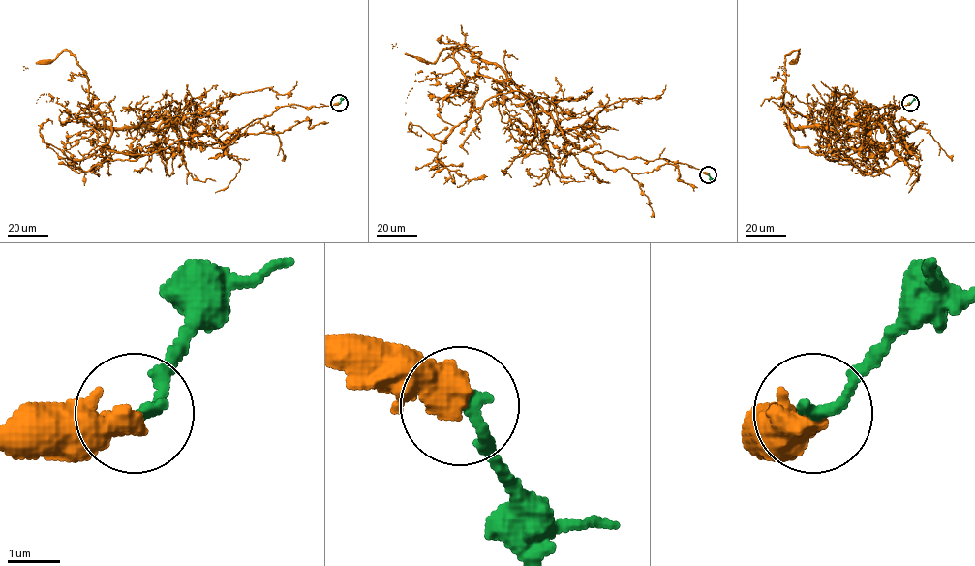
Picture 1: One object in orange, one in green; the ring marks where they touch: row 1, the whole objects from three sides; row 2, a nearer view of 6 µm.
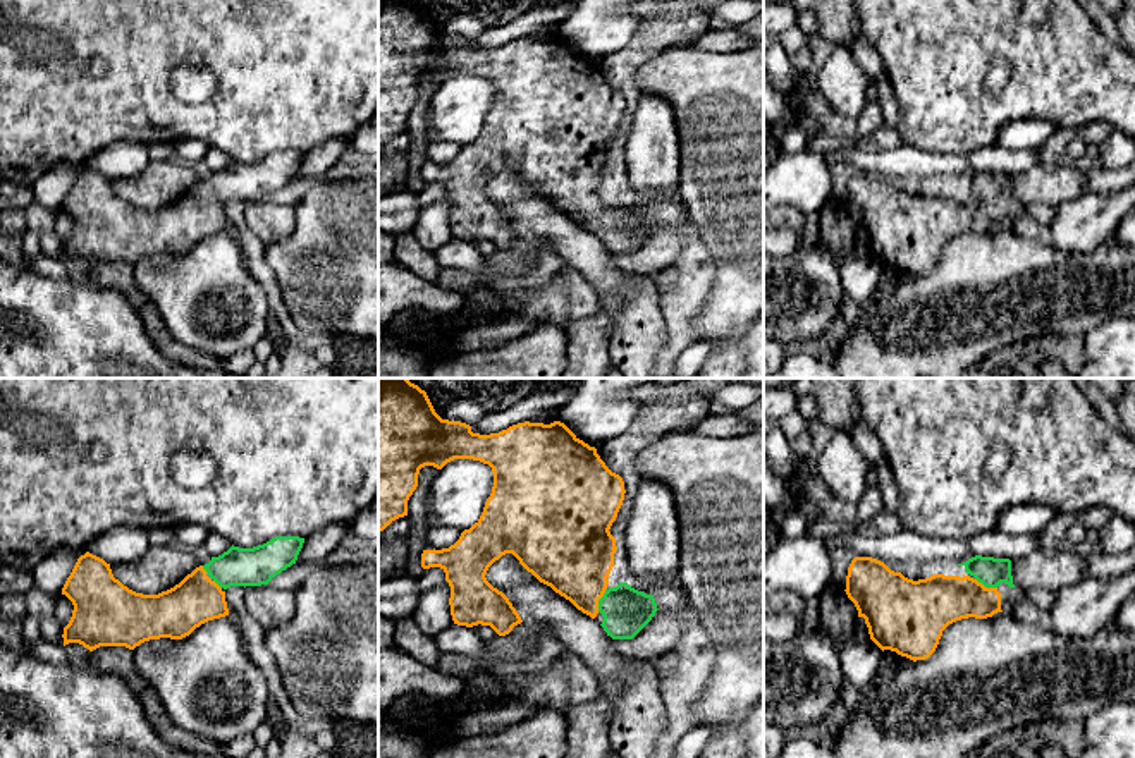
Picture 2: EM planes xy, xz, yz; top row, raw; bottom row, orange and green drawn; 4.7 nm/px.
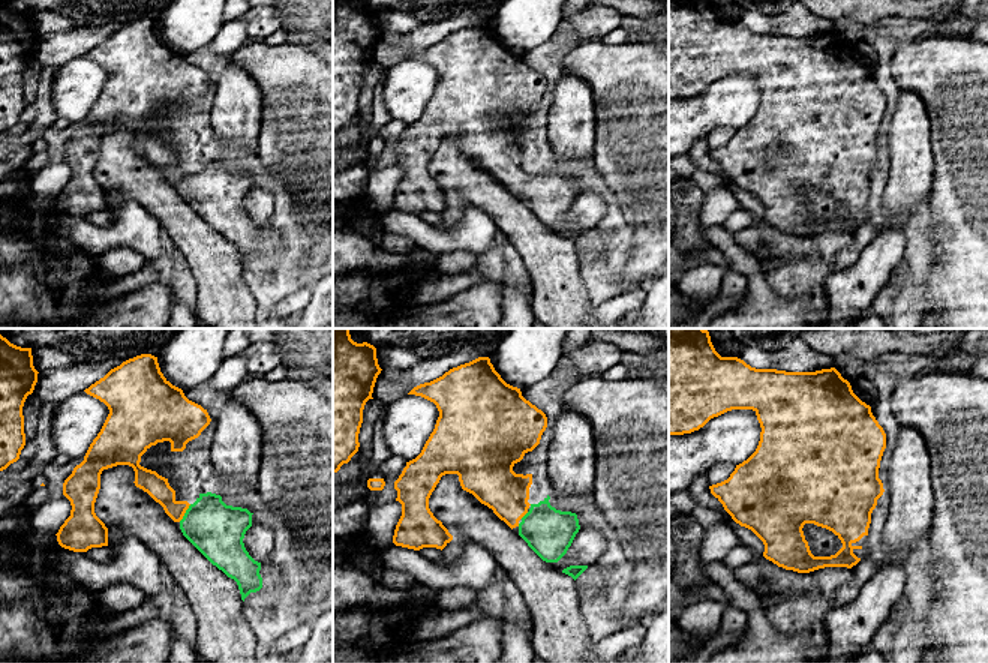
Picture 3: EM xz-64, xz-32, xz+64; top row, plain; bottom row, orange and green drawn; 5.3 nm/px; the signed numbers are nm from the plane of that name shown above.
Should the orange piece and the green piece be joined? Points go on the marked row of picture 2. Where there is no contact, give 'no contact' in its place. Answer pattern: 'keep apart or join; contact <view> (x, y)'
join; contact xz (599, 599)

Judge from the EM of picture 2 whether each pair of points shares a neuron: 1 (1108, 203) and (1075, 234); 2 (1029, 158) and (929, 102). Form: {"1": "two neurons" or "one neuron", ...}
{"1": "one neuron", "2": "two neurons"}

